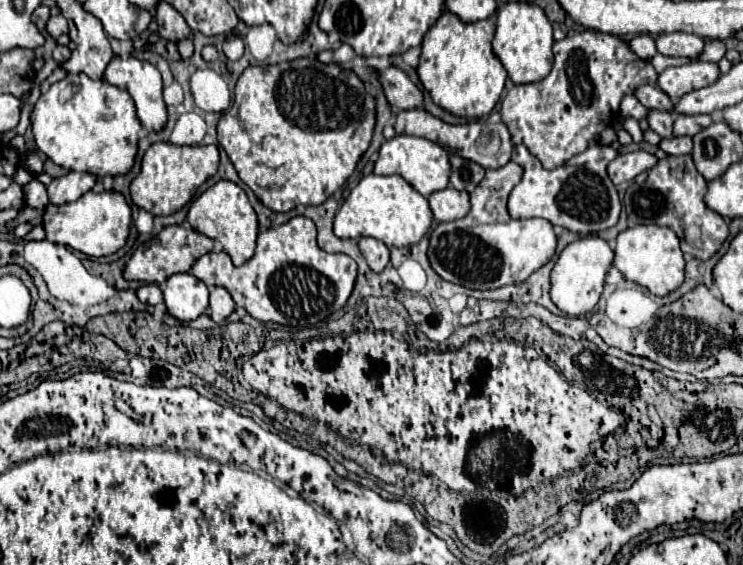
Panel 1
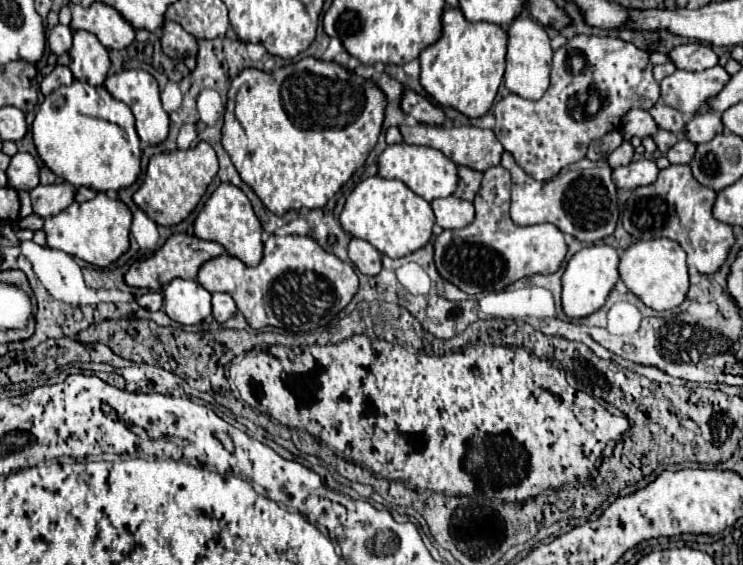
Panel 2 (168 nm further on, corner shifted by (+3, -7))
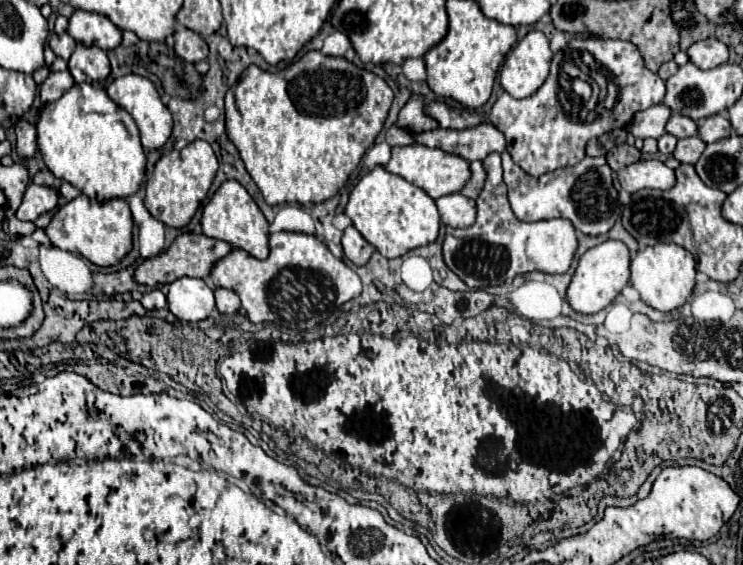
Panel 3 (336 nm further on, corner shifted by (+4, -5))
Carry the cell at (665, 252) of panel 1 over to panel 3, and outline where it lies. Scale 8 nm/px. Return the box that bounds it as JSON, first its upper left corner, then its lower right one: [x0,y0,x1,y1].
[630,243,696,313]

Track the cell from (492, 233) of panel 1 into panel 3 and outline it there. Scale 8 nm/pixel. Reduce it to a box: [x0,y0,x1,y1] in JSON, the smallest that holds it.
[444,153,578,289]

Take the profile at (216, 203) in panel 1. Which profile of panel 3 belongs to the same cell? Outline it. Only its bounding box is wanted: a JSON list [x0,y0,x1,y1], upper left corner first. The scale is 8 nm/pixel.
[202,181,268,259]

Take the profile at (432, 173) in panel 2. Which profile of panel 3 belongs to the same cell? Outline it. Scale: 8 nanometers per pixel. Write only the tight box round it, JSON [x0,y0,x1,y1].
[386,145,470,199]

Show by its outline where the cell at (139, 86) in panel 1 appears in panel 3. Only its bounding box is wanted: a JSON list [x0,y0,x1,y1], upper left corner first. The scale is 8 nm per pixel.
[106,75,172,151]

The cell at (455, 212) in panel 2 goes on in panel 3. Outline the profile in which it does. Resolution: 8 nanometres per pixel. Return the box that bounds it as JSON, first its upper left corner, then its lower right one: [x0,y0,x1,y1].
[436,193,476,229]

